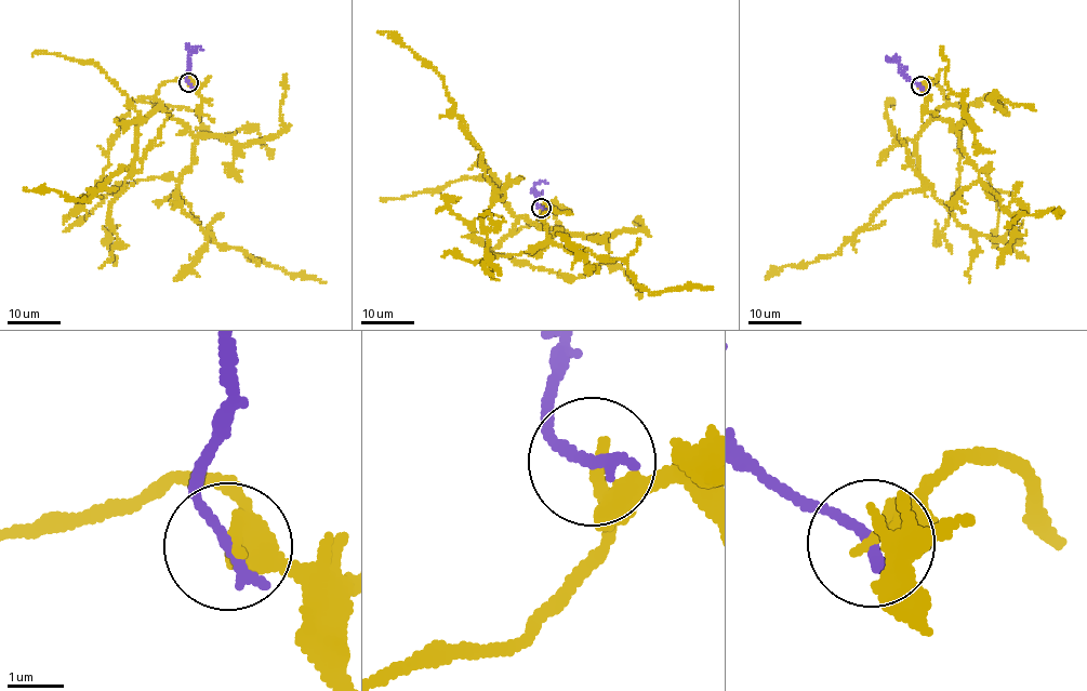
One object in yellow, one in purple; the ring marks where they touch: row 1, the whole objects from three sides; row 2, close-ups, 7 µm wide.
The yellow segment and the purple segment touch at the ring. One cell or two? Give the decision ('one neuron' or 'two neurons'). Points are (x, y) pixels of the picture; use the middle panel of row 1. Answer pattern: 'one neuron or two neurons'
two neurons

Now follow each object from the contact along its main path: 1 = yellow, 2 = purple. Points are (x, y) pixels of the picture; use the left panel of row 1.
1: (189, 82), (163, 82), (155, 95), (196, 138), (177, 189), (200, 226), (219, 246), (326, 283)
2: (189, 82), (185, 77), (188, 49), (202, 50)

